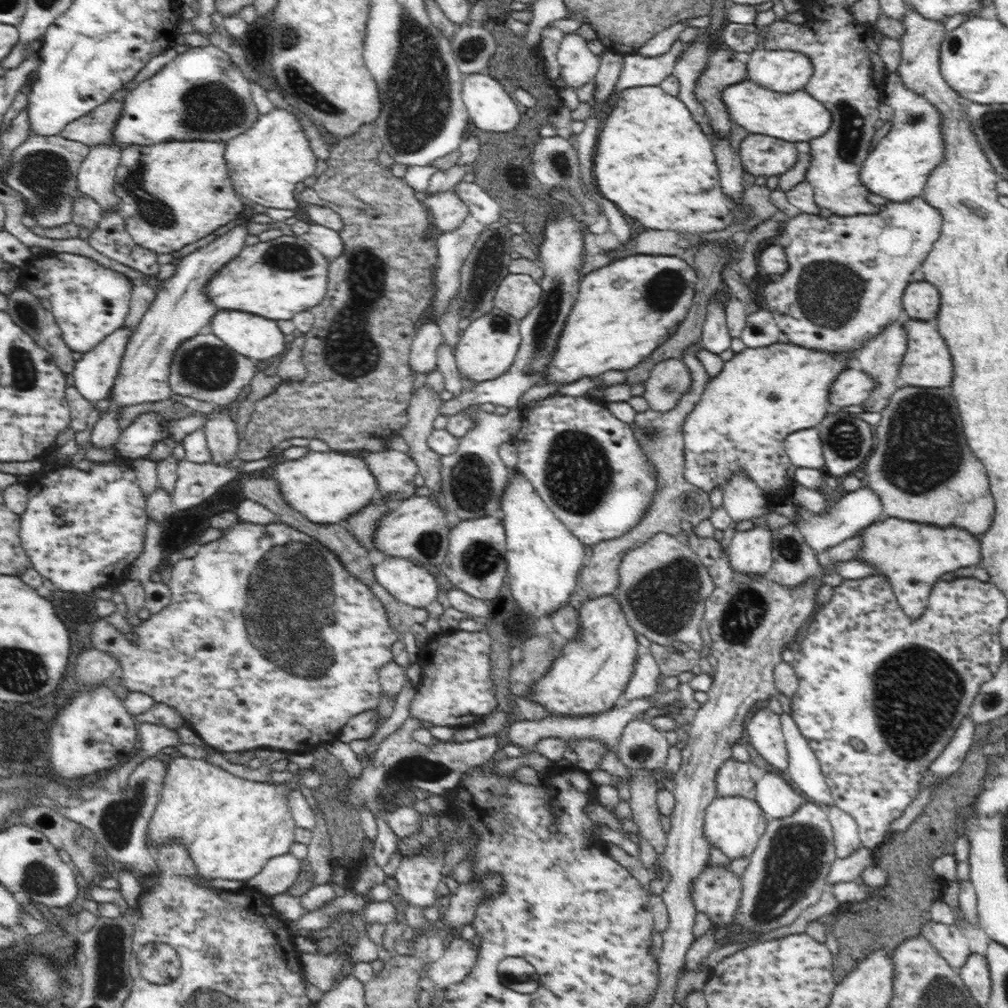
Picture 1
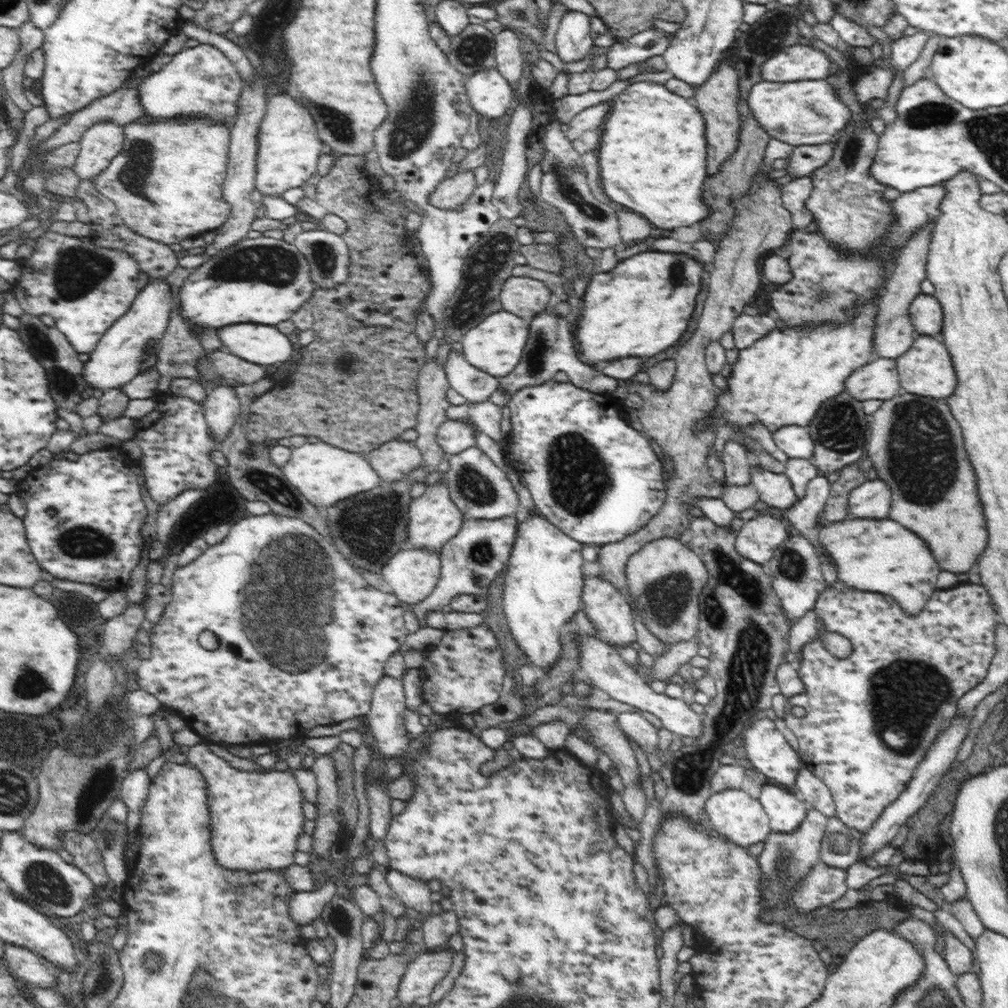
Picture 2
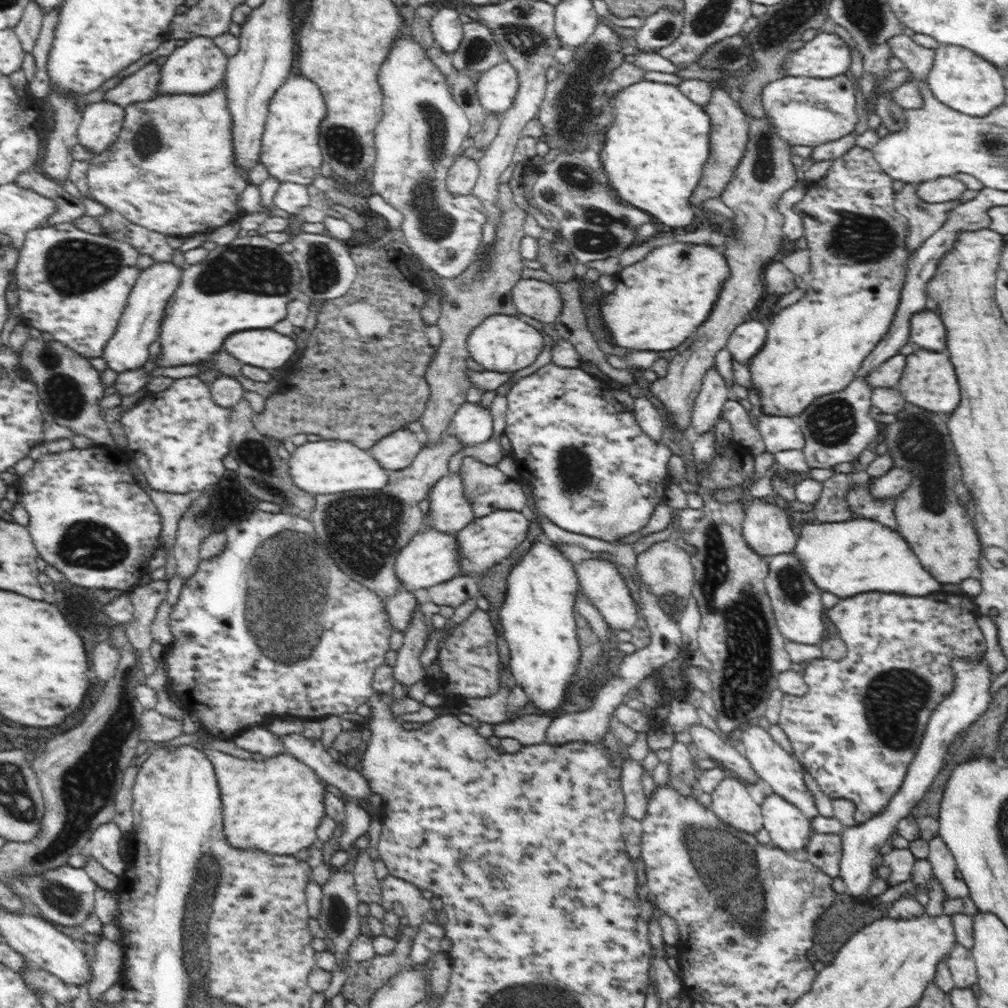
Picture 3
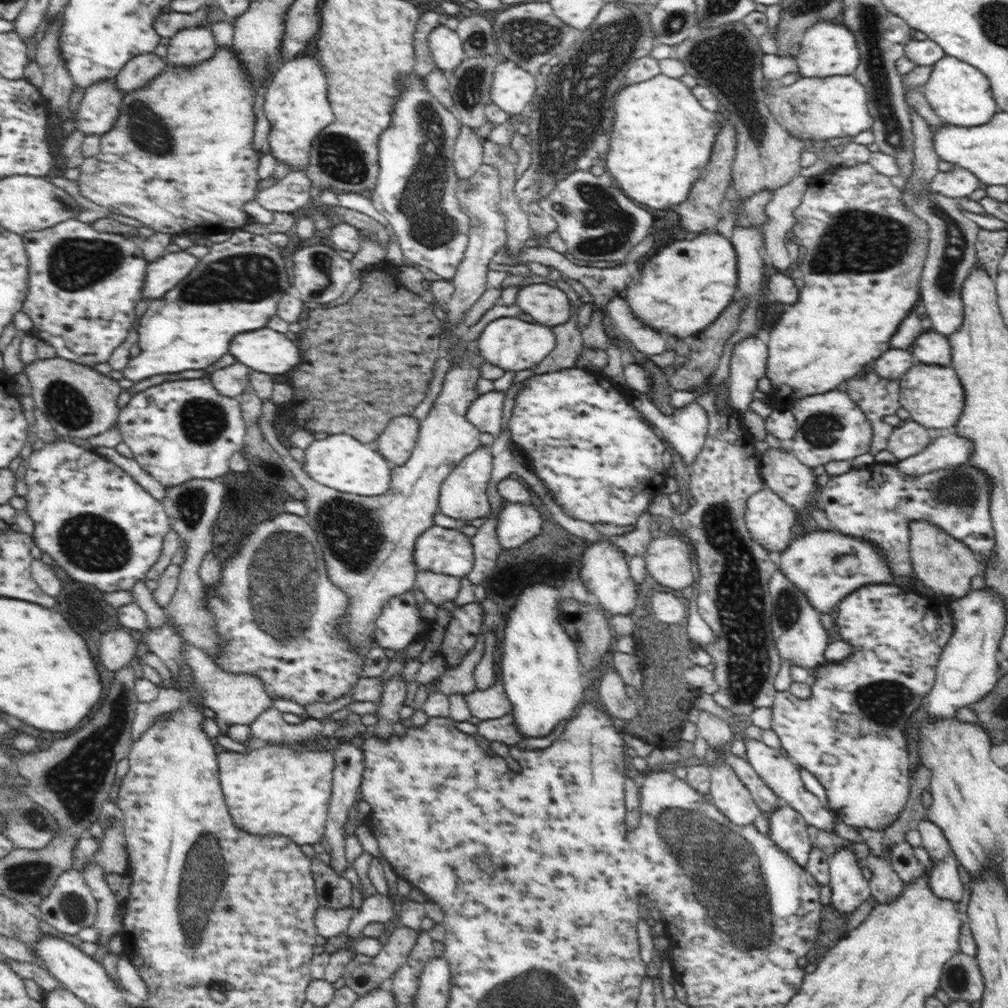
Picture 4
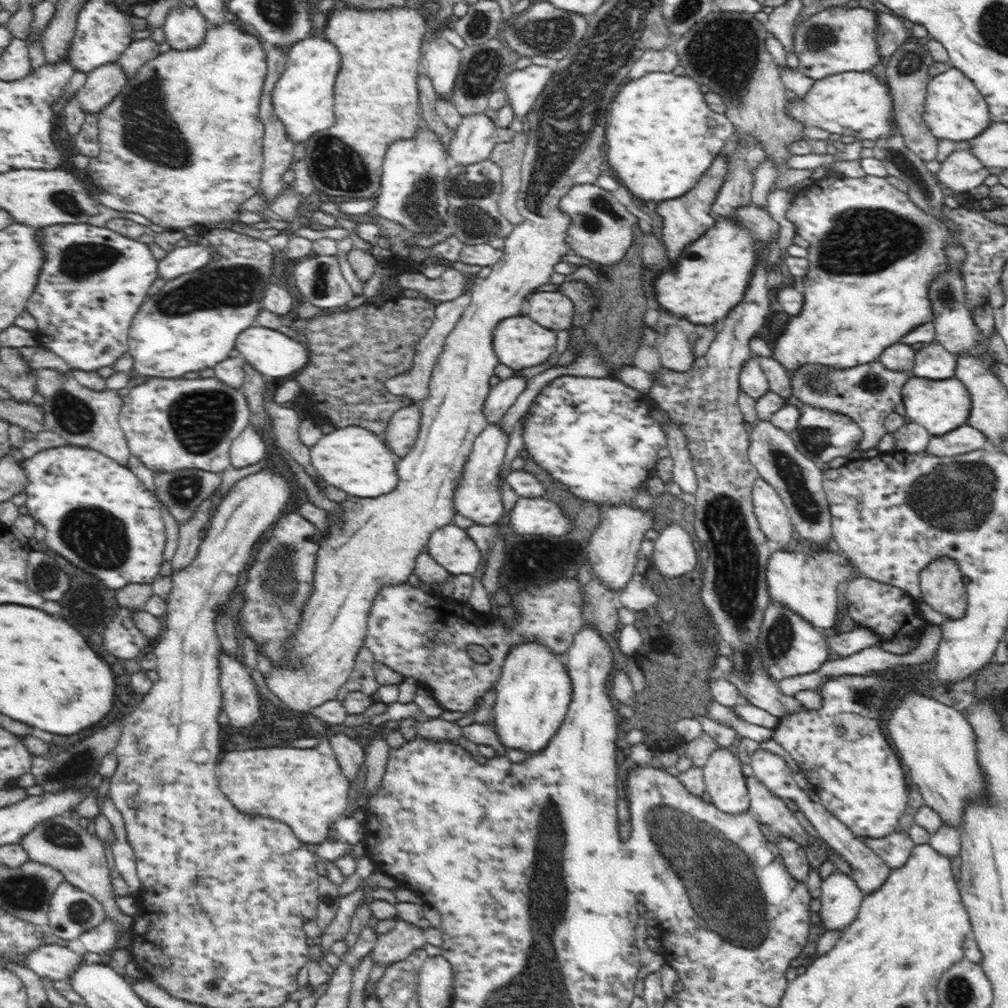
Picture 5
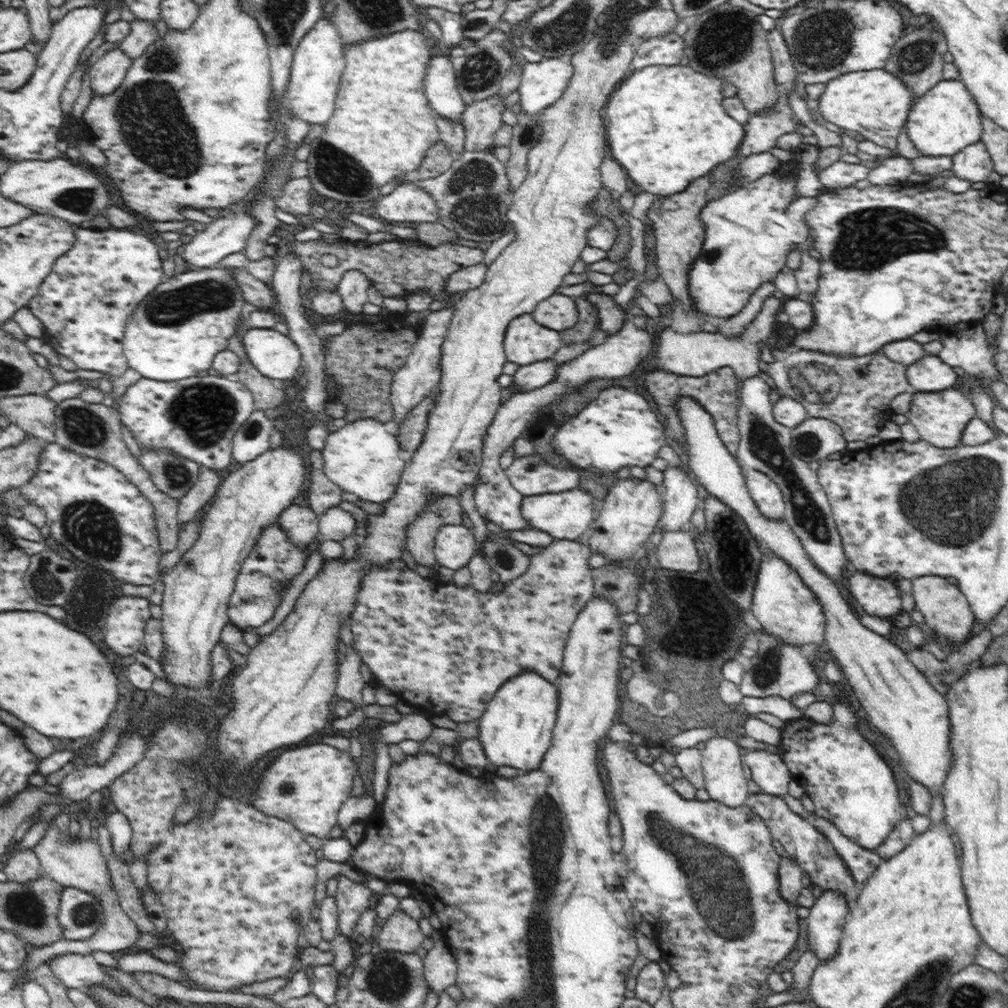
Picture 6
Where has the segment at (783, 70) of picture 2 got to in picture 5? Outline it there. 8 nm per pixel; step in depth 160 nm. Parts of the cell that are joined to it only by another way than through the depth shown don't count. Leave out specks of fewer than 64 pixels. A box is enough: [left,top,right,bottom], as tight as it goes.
[793,6,880,81]

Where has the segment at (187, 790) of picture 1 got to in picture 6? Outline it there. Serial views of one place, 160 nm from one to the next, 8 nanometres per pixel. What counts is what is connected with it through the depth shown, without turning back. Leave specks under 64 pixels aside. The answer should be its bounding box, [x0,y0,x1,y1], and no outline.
[249,743,359,840]

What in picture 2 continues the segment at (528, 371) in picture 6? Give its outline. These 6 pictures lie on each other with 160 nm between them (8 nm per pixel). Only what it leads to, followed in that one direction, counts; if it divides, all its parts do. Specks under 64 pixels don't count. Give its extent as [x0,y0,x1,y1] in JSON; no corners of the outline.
[437,419,478,455]

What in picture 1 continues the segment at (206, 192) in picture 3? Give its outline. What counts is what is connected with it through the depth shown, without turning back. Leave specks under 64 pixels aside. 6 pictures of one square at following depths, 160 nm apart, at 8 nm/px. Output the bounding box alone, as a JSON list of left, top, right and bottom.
[114,141,244,254]

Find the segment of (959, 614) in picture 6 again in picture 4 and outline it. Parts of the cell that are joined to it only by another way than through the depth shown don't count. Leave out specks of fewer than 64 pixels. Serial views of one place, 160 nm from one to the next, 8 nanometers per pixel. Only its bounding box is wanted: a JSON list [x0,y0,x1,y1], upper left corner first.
[909,519,982,600]

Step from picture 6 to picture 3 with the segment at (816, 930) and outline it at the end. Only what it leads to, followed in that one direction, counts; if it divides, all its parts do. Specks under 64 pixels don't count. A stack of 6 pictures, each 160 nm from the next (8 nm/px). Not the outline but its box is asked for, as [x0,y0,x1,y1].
[840,657,992,898]

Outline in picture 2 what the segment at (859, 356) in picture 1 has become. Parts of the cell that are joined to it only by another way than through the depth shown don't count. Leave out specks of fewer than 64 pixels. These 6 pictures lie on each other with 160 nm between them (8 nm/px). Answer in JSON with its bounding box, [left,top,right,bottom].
[873,222,935,358]

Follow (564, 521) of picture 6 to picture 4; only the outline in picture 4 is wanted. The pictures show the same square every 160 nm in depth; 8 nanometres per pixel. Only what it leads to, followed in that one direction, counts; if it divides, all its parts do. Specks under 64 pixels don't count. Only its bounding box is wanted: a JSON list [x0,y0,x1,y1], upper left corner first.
[496,502,542,549]

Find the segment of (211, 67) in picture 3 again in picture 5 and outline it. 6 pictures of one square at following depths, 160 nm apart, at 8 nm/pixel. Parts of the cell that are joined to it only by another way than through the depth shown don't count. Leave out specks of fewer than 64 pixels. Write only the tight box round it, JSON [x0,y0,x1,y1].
[165,5,210,50]

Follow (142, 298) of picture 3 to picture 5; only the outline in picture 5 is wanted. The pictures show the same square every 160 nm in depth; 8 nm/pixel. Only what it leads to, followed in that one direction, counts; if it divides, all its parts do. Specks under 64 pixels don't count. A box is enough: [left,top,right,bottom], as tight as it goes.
[157,245,217,280]

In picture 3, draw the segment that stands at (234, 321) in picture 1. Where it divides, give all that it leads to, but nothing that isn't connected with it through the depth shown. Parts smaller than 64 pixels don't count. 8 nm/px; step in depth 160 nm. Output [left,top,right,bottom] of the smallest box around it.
[222,328,296,369]

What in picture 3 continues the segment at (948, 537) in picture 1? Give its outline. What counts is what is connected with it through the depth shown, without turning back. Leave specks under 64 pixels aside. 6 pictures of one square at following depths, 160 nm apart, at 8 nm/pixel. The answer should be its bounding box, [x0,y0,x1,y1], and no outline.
[792,518,941,599]

